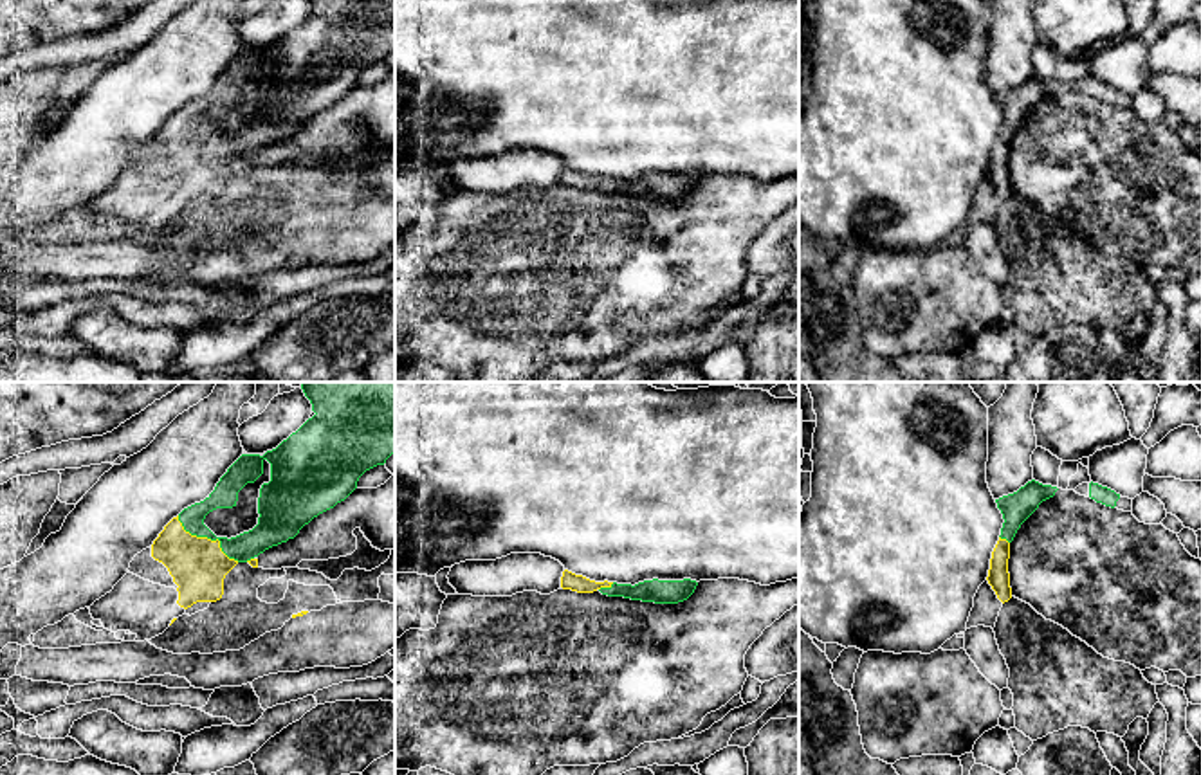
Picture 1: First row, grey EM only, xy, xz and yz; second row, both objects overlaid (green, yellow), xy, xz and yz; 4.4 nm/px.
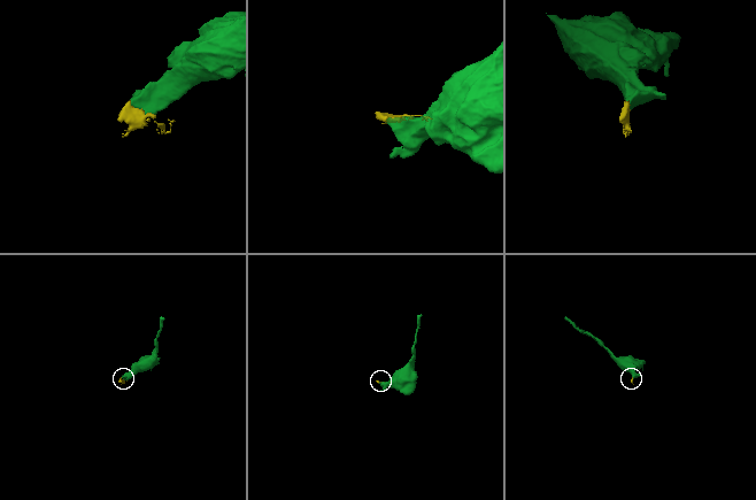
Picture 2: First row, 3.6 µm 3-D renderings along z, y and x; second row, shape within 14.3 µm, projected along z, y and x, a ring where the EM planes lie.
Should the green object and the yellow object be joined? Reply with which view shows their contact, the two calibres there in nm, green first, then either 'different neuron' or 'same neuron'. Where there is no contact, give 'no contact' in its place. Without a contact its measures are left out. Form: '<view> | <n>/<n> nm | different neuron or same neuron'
xy | 120/260 nm | same neuron

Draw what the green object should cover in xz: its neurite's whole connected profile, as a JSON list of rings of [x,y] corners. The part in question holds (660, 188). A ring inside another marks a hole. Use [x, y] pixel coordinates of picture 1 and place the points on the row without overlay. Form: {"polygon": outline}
{"polygon": [[[564,166],[561,173],[563,186],[572,186],[577,189],[593,189],[599,186],[602,191],[608,193],[624,193],[631,196],[655,198],[655,200],[683,198],[694,189],[696,182],[698,178],[691,175],[683,175],[683,177],[653,175],[653,177],[638,178],[635,182],[617,180],[608,177],[595,178],[582,171],[575,171],[568,166]]]}

